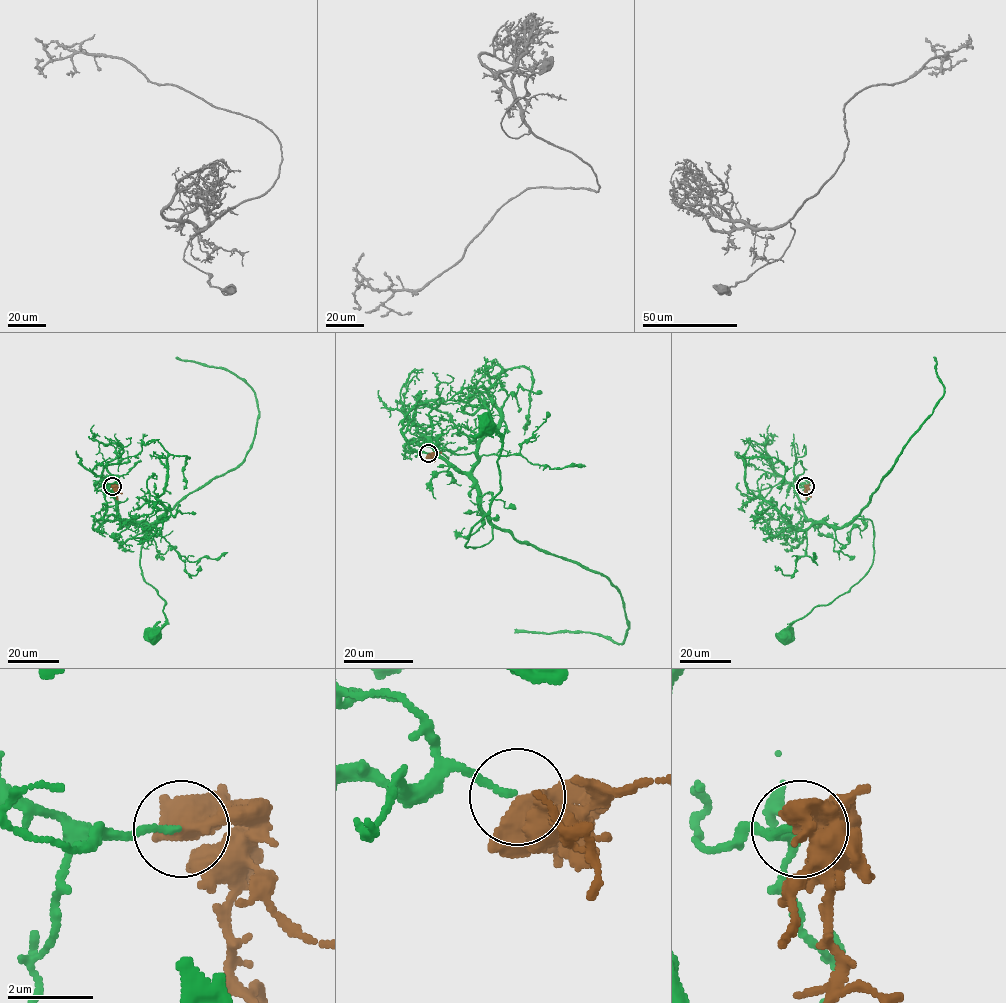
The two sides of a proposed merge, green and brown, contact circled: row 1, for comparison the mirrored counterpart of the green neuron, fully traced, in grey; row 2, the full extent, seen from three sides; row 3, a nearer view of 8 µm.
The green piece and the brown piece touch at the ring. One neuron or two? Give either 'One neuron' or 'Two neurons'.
One neuron

